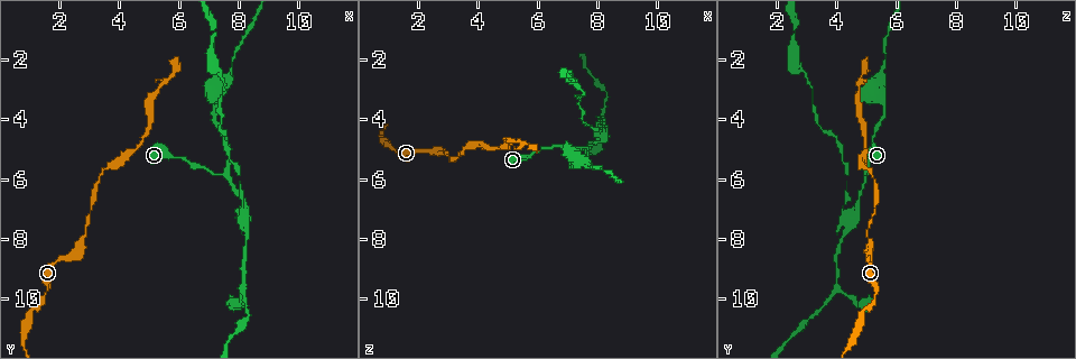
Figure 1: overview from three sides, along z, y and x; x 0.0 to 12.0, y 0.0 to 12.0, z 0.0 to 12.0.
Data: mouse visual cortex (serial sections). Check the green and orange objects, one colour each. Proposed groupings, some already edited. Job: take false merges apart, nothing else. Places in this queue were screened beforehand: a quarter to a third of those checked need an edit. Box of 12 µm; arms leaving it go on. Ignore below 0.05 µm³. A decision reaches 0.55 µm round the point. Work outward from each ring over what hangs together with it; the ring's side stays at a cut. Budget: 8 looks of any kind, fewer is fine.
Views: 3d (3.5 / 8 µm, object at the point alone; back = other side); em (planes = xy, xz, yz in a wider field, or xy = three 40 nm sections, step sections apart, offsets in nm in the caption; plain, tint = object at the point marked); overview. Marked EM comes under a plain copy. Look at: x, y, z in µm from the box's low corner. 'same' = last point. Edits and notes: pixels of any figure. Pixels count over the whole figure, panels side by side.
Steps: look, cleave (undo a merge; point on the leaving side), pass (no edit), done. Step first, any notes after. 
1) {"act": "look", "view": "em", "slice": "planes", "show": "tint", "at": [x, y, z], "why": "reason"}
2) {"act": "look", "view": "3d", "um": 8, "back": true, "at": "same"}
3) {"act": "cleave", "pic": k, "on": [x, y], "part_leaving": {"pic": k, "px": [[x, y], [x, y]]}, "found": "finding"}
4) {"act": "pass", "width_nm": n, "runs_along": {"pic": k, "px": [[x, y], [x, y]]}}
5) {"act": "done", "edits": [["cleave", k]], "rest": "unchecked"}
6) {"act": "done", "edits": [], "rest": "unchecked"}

{"act": "look", "view": "3d", "um": 3.5, "at": [8.2, 7.2, 4.5], "why": "three-way junction"}

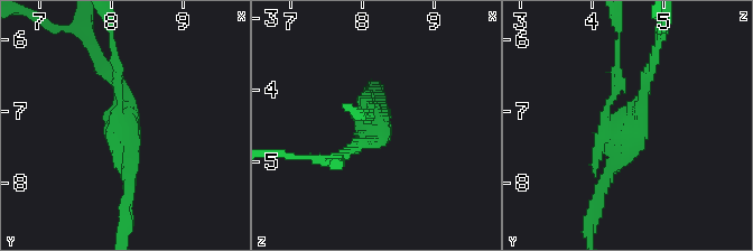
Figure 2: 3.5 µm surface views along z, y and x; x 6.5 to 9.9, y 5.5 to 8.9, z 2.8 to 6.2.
{"act": "look", "view": "em", "slice": "xy", "step": 1, "show": "tint", "at": [8.20, 7.20, 4.50], "why": "shape alone is not enough"}

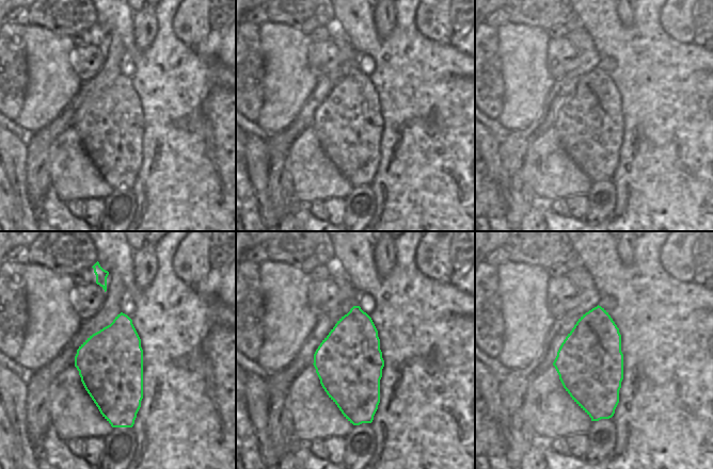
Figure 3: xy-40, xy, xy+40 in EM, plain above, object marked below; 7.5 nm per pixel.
{"act": "cleave", "pic": 2, "on": [619, 74], "border": {"pic": 3, "px": [[123, 337], [94, 354], [95, 378]]}, "found": "two cells meet here"}

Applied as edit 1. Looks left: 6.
{"act": "look", "view": "3d", "um": 3.5, "at": [5.3, 2.9, 4.7]}

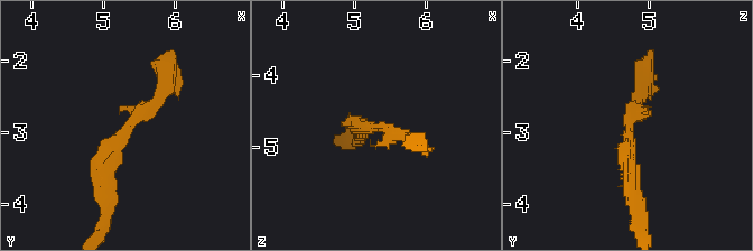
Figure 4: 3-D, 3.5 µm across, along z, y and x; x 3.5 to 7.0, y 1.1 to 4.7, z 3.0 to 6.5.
{"act": "look", "view": "em", "slice": "planes", "show": "tint", "at": [5.35, 2.90, 4.75], "why": "need the tissue"}

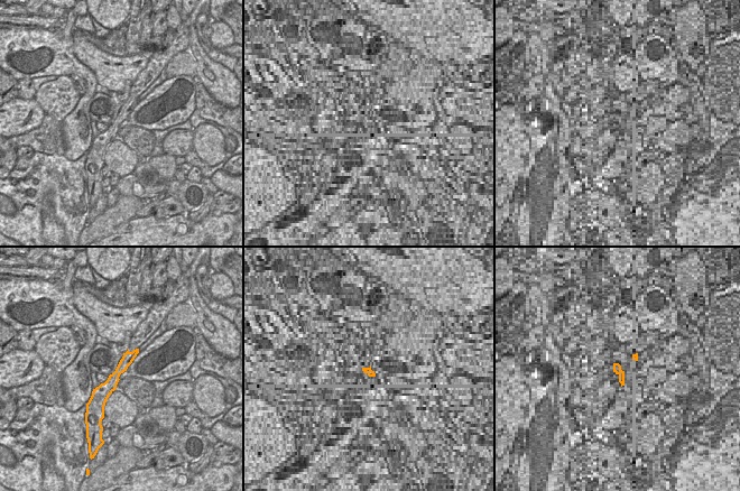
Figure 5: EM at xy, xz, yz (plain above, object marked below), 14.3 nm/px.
{"act": "cleave", "pic": 4, "on": [418, 138], "width_nm": 180, "part_leaving": {"pic": 4, "px": [[635, 111], [653, 49]]}, "found": "two cells meet here"}

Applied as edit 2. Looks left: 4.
{"act": "done", "edits": [["cleave", 2], ["cleave", 4]], "rest": "unchecked"}

